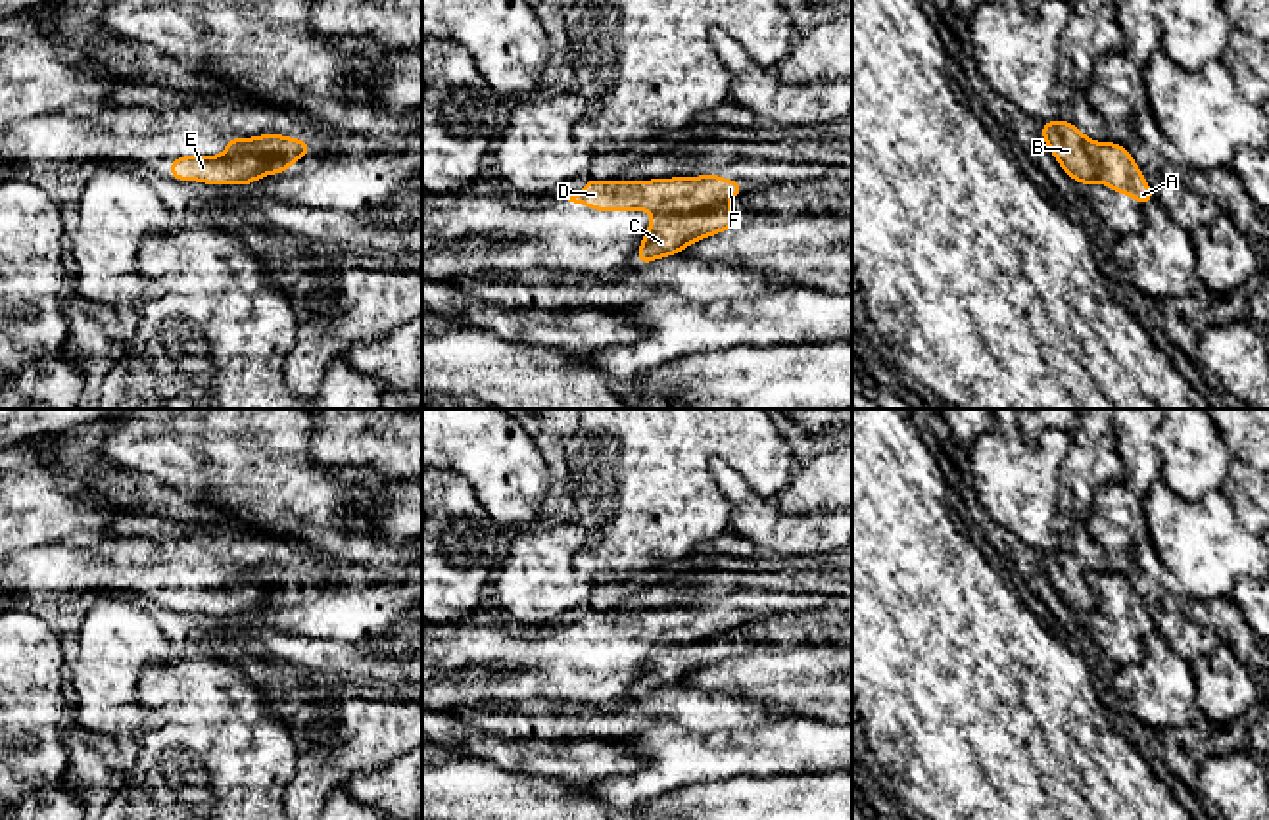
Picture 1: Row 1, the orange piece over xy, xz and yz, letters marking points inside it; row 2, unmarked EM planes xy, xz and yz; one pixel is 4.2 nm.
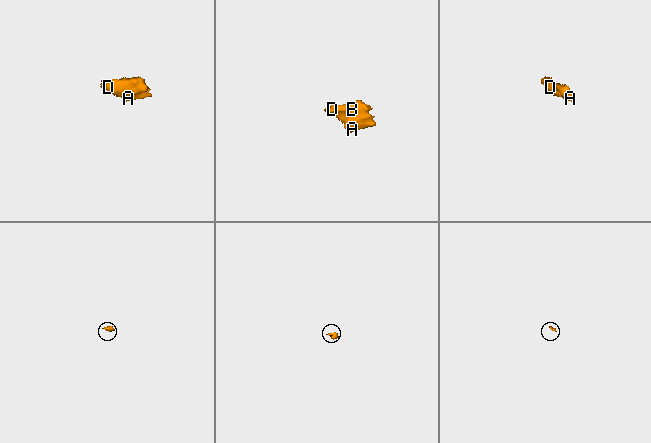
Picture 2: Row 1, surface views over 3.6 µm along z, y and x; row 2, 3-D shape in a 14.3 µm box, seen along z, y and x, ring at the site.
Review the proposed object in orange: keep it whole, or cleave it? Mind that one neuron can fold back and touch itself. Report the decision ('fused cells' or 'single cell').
fused cells

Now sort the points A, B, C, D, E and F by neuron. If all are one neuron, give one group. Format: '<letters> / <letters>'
A C / B D E F

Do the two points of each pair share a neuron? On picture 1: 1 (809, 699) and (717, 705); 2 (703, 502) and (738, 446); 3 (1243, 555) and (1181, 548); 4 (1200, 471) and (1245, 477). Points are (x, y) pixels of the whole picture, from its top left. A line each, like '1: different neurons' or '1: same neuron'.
1: different neurons
2: same neuron
3: same neuron
4: different neurons

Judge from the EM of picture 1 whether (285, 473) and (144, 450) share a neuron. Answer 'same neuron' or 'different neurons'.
same neuron

